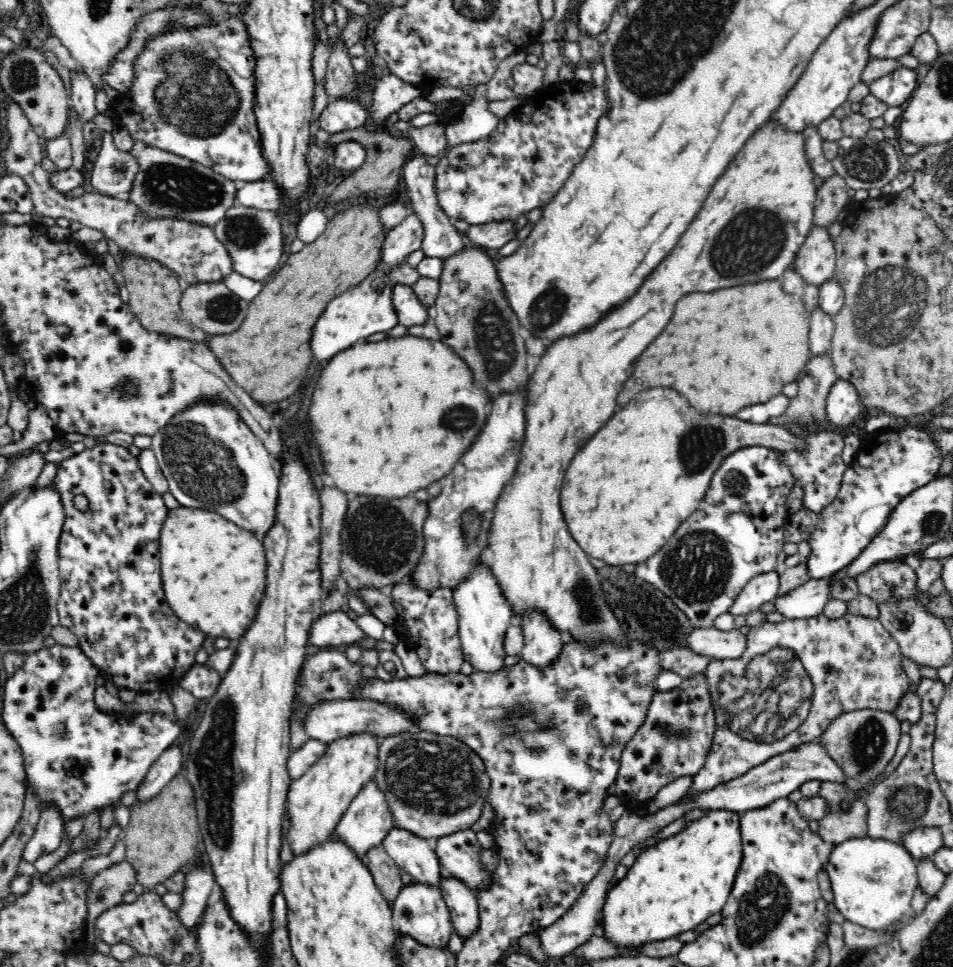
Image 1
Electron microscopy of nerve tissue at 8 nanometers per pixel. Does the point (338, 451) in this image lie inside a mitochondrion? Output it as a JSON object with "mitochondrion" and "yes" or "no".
{"mitochondrion":"no"}

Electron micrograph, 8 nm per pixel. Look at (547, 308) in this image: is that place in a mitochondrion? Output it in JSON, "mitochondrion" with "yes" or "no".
{"mitochondrion":"yes"}

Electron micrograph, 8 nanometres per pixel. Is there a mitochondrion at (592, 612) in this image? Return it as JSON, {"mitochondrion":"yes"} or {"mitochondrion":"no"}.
{"mitochondrion":"yes"}

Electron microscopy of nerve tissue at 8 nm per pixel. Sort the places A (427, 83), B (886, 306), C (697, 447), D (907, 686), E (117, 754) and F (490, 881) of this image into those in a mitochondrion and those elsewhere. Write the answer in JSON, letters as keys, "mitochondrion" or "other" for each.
{"A":"other","B":"mitochondrion","C":"mitochondrion","D":"other","E":"other","F":"other"}

